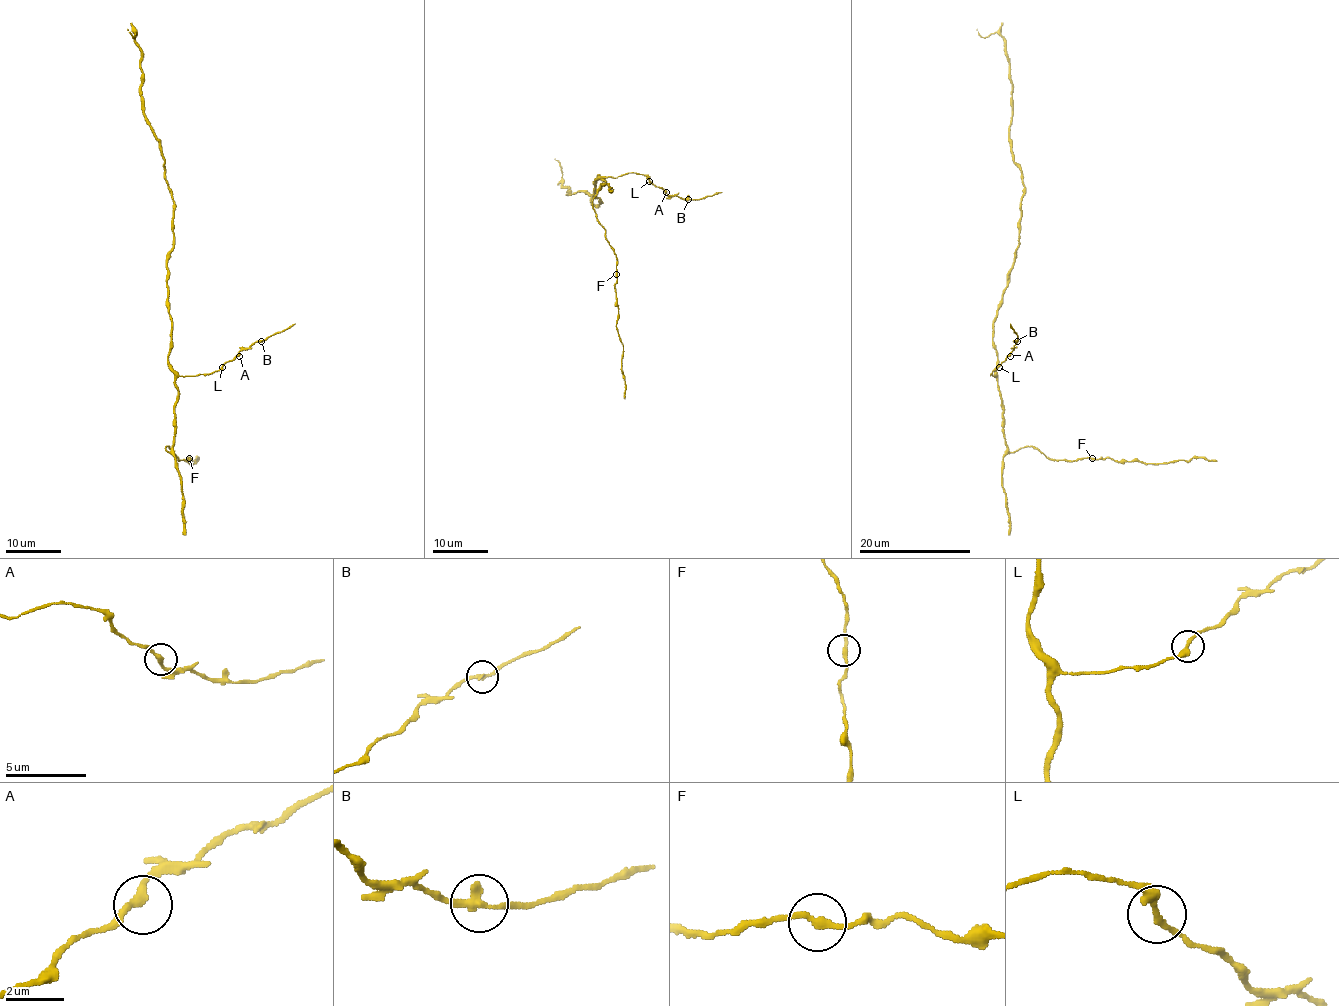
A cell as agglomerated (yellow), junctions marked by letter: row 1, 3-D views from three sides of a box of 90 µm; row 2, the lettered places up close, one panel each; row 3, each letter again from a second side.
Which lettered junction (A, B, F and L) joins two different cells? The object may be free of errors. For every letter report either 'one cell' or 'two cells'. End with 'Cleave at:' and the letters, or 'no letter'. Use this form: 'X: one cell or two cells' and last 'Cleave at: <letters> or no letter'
A: one cell
B: one cell
F: one cell
L: one cell
Cleave at: no letter

